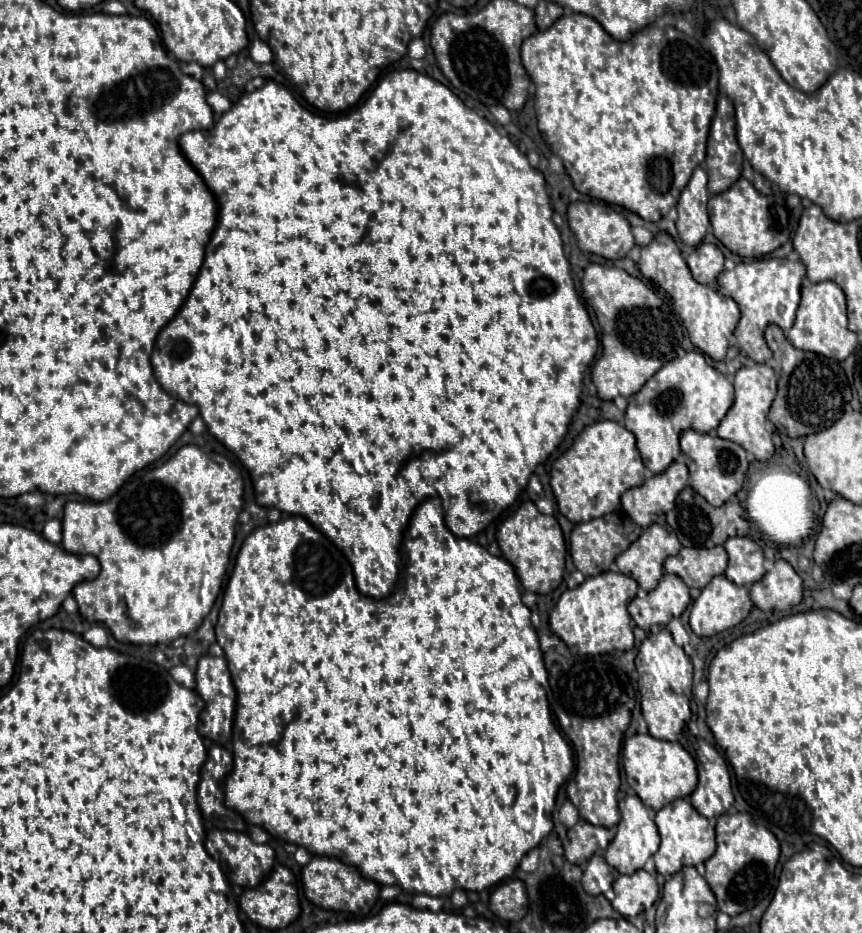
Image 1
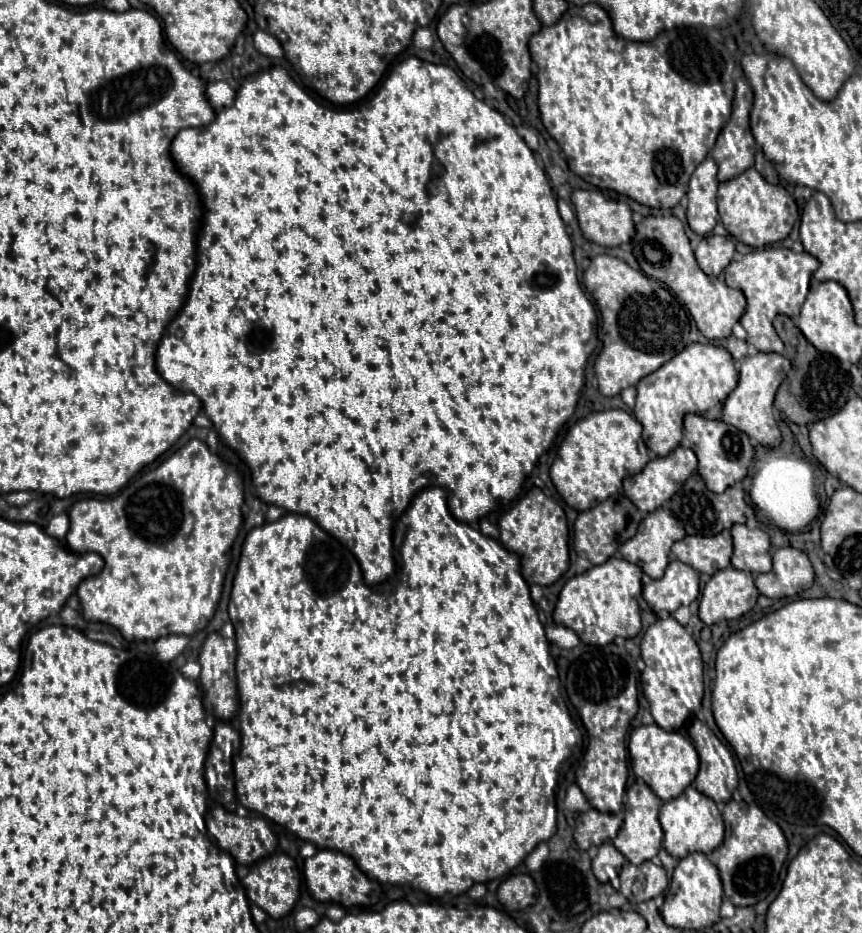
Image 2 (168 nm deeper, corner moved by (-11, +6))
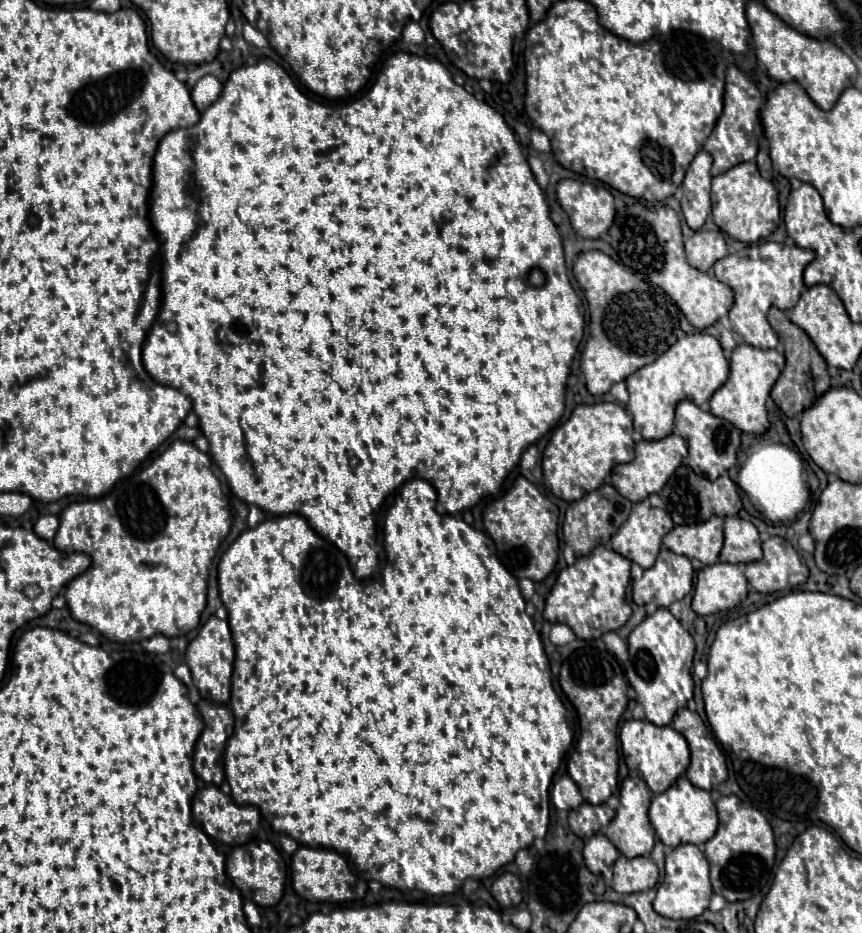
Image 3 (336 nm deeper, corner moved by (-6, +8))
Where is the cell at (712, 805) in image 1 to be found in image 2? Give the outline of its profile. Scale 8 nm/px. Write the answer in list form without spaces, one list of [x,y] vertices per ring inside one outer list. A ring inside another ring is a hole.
[[[697,722],[695,728],[689,728],[689,736],[693,736],[691,740],[701,760],[695,788],[715,802],[729,802],[737,788],[737,768],[731,752],[705,724]]]

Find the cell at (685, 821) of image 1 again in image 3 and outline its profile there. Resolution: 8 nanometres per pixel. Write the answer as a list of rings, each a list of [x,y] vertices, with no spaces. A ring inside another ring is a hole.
[[[680,776],[666,792],[656,794],[650,804],[650,822],[656,830],[656,836],[662,844],[676,848],[680,844],[706,844],[710,836],[714,836],[718,828],[718,814],[716,814],[716,804],[710,798],[710,792],[702,788],[694,788],[686,776]]]

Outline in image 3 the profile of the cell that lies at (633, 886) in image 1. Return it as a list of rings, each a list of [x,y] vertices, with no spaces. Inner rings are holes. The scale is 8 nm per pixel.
[[[620,856],[614,862],[612,888],[620,894],[644,892],[654,888],[656,882],[658,882],[658,866],[646,856],[638,856],[638,858]]]

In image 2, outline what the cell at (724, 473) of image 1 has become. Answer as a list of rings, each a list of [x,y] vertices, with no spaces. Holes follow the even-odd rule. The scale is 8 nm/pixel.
[[[687,414],[683,422],[683,444],[691,446],[695,450],[695,456],[699,460],[699,474],[705,480],[707,488],[711,492],[721,494],[725,488],[733,486],[735,482],[743,480],[747,476],[749,462],[753,460],[753,444],[747,434],[737,430],[731,424],[725,424],[721,420],[707,420],[697,414]]]

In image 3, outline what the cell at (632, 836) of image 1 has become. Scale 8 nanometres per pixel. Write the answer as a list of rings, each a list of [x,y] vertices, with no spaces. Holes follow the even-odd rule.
[[[628,776],[622,786],[620,786],[620,806],[616,810],[616,818],[602,828],[604,836],[626,856],[650,856],[652,846],[654,846],[654,828],[648,820],[648,808],[650,808],[652,792],[646,788],[646,782],[638,776]]]

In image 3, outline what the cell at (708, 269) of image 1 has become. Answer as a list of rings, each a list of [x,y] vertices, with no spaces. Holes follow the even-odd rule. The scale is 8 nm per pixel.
[[[698,230],[694,232],[692,238],[686,240],[688,262],[700,272],[708,272],[714,266],[714,262],[718,262],[726,254],[728,254],[728,244],[720,232]]]

